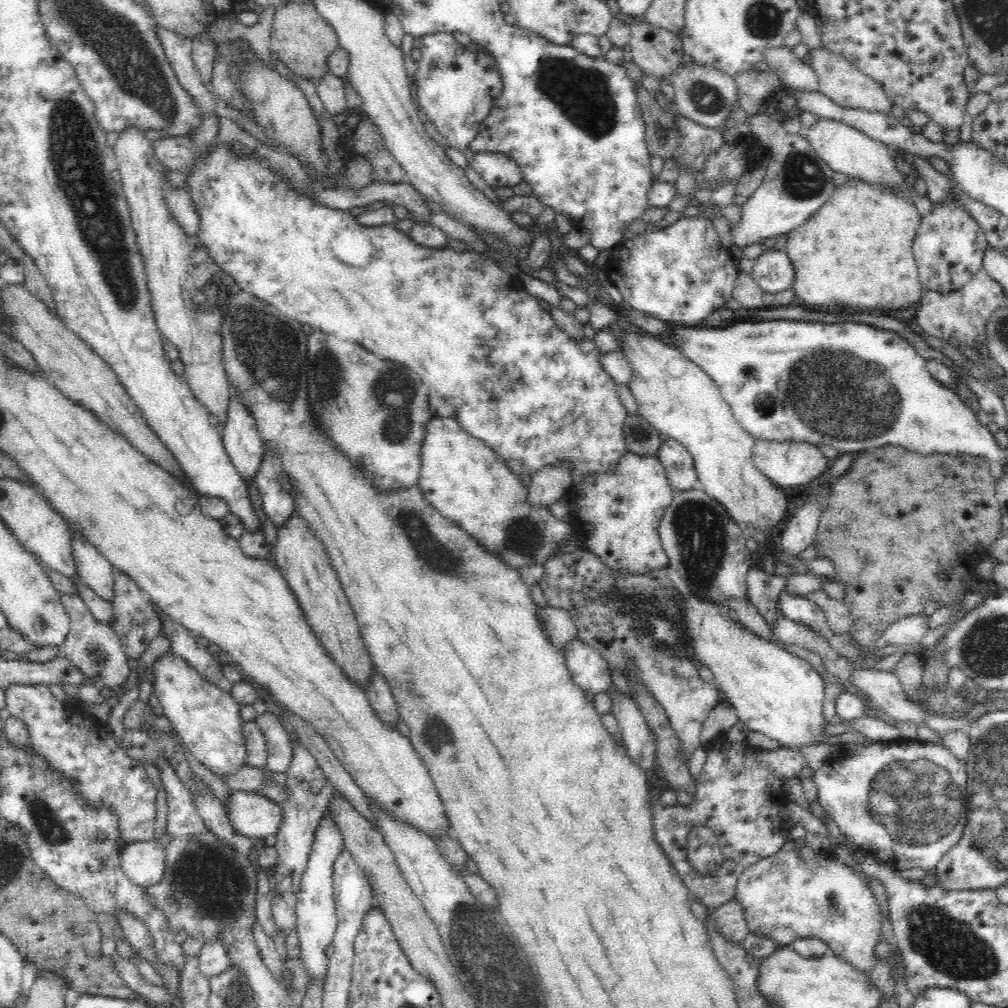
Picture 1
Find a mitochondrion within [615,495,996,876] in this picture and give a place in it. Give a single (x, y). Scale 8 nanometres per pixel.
(914, 803)

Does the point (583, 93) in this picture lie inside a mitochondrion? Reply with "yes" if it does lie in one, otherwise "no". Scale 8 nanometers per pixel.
yes

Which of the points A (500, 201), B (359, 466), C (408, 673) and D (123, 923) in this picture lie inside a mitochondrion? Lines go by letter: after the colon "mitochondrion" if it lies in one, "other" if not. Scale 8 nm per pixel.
A: other
B: other
C: mitochondrion
D: other

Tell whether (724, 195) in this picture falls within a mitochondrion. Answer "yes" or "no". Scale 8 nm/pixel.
no

